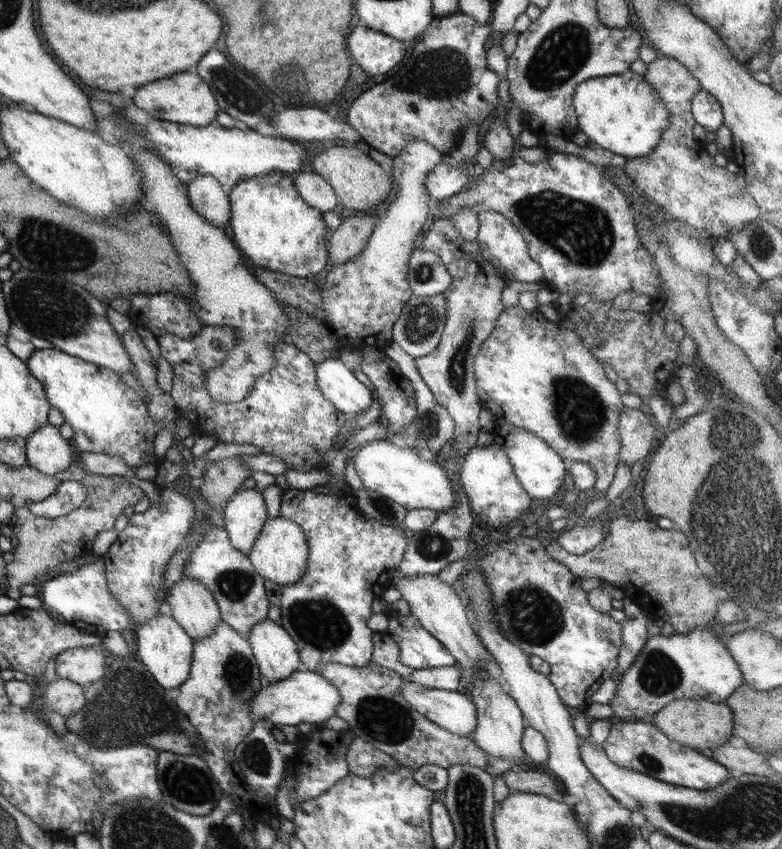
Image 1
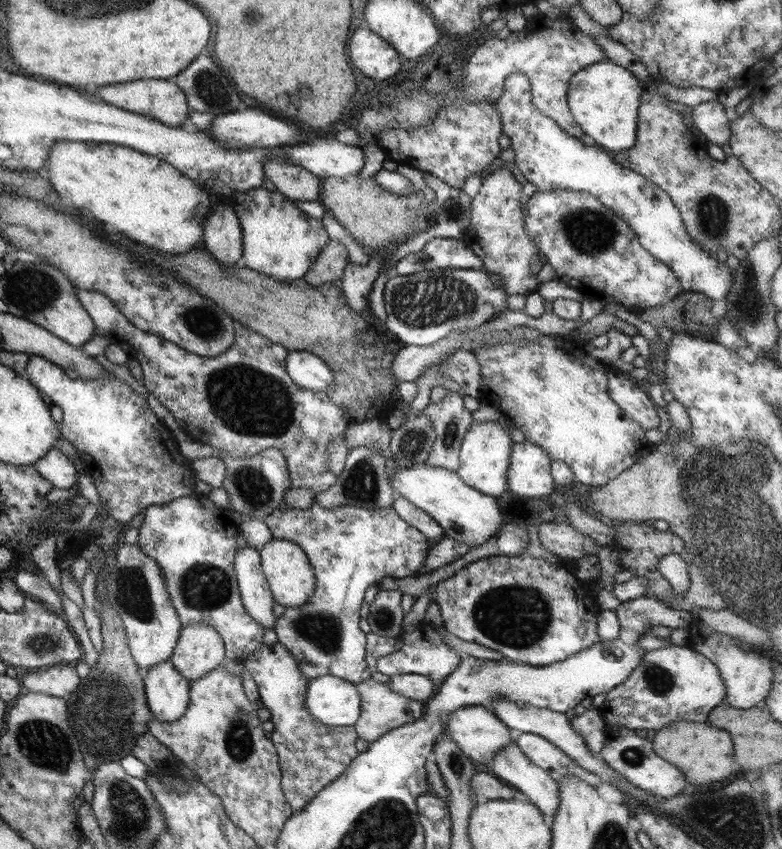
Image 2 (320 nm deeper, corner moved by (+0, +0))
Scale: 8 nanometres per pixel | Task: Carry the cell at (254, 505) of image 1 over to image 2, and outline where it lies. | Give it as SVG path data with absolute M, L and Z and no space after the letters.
M247 544L242 551L237 551L234 559L234 570L236 573L236 582L239 586L241 601L244 605L245 611L263 629L274 630L275 619L277 617L274 615L272 608L274 608L275 600L273 599L273 594L271 593L270 586L267 583L265 574L261 567L259 550Z

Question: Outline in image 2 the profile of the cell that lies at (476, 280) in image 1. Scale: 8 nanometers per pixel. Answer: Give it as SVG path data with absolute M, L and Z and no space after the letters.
M450 391L440 403L430 403L422 412L430 418L437 434L426 465L457 472L461 442L474 420L474 414L464 407L462 399L459 392Z

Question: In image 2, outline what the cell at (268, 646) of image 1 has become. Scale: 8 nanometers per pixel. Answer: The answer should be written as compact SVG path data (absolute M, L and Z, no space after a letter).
M280 642L263 644L244 662L245 672L251 675L259 688L262 701L274 723L271 741L279 754L281 787L285 799L294 812L302 810L327 784L336 780L359 755L354 727L328 726L317 721L305 708L308 681L299 669L296 659Z

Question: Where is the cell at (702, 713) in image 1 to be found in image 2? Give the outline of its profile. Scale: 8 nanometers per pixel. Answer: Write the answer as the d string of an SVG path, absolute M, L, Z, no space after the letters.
M677 720L656 730L650 739L654 752L679 768L684 773L686 782L692 786L706 786L712 782L726 784L726 778L738 767L738 763L735 761L733 740L729 732L710 726L707 722Z

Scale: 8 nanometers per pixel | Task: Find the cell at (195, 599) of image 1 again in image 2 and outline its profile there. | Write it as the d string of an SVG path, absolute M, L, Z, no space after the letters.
M189 622L180 630L180 637L169 659L174 670L190 683L224 664L225 644L209 624Z

